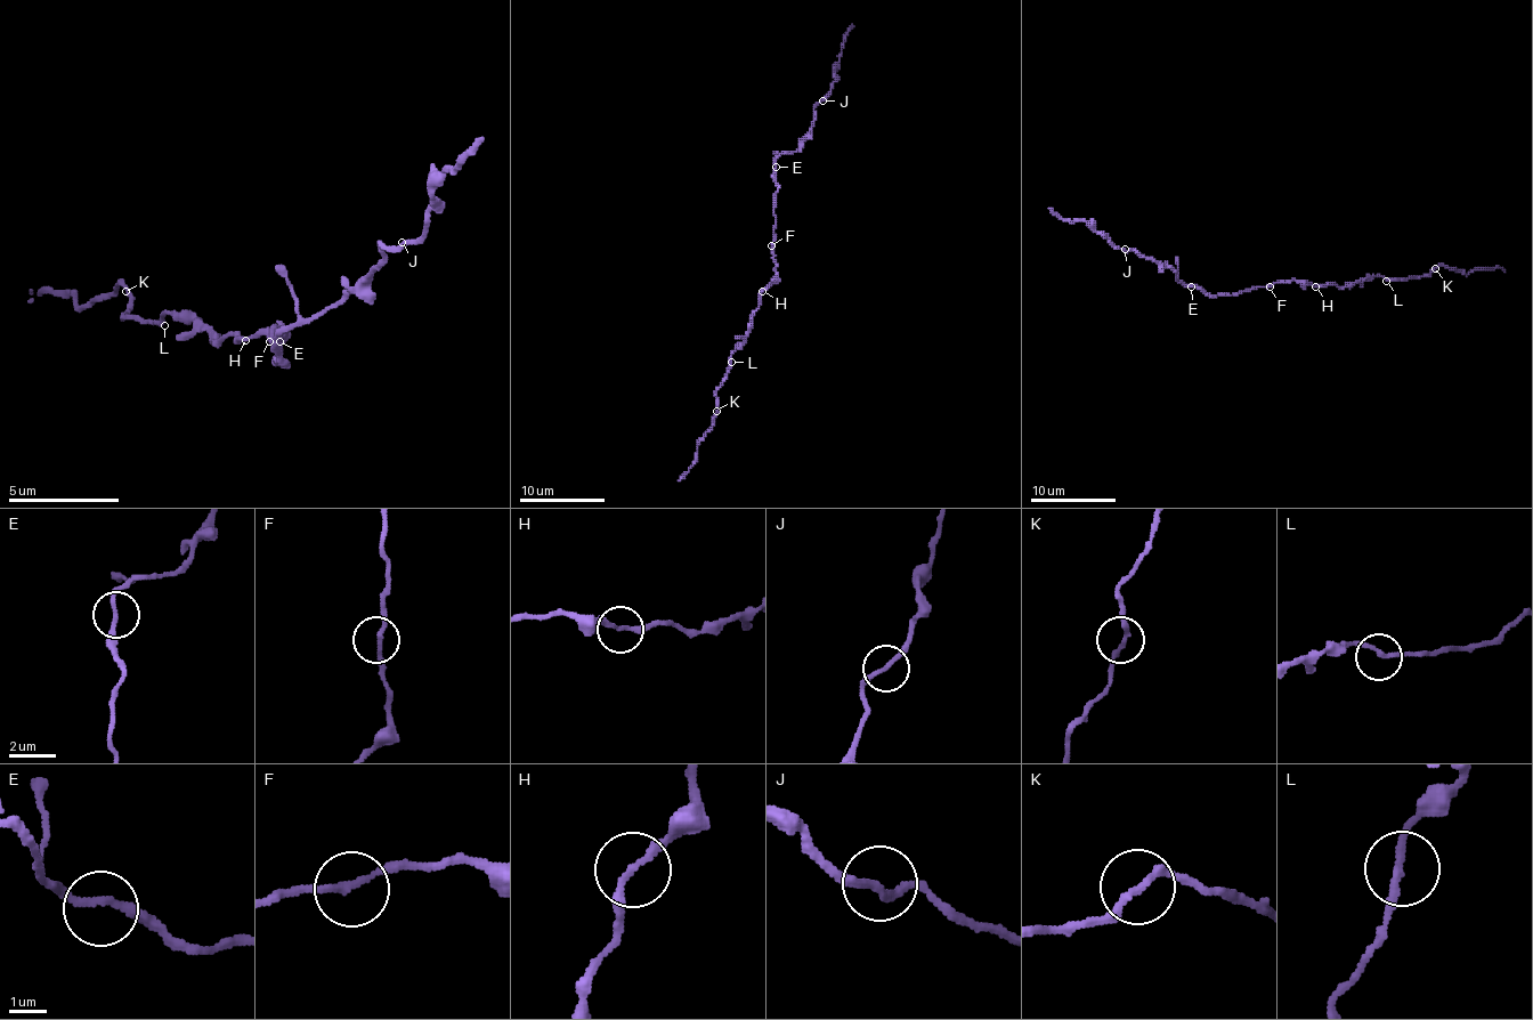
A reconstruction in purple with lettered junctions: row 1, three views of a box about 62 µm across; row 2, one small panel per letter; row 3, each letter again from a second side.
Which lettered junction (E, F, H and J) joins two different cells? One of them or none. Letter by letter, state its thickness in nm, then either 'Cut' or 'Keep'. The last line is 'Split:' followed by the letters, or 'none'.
E: Thickness 200 nm. Keep
F: Thickness 190 nm. Keep
H: Thickness 190 nm. Keep
J: Thickness 200 nm. Keep
Split: none

